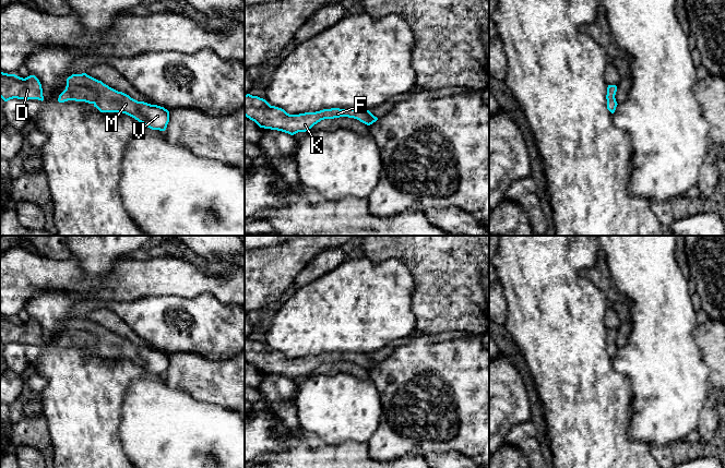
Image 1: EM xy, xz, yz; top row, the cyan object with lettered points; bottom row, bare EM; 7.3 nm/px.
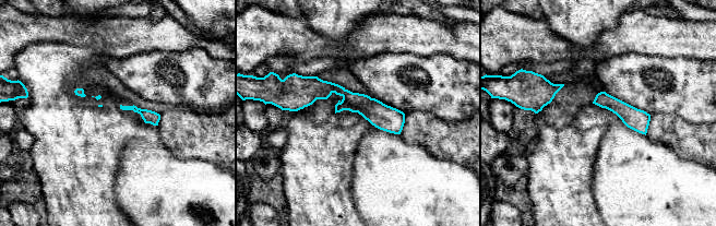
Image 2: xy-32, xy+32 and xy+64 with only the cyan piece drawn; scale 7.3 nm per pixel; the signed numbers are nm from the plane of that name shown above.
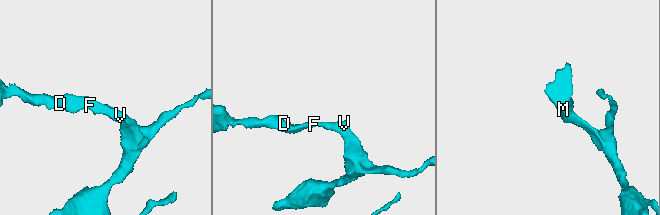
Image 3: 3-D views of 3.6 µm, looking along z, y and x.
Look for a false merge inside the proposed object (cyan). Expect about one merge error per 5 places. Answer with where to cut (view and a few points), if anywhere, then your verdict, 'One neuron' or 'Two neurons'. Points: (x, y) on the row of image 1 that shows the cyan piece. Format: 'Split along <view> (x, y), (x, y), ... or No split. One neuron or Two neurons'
No split. One neuron

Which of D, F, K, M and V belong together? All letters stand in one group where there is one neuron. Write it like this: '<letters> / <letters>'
D F K M V

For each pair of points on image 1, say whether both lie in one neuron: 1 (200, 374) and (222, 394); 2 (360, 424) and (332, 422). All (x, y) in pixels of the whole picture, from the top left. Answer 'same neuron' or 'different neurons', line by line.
1: same neuron
2: same neuron

